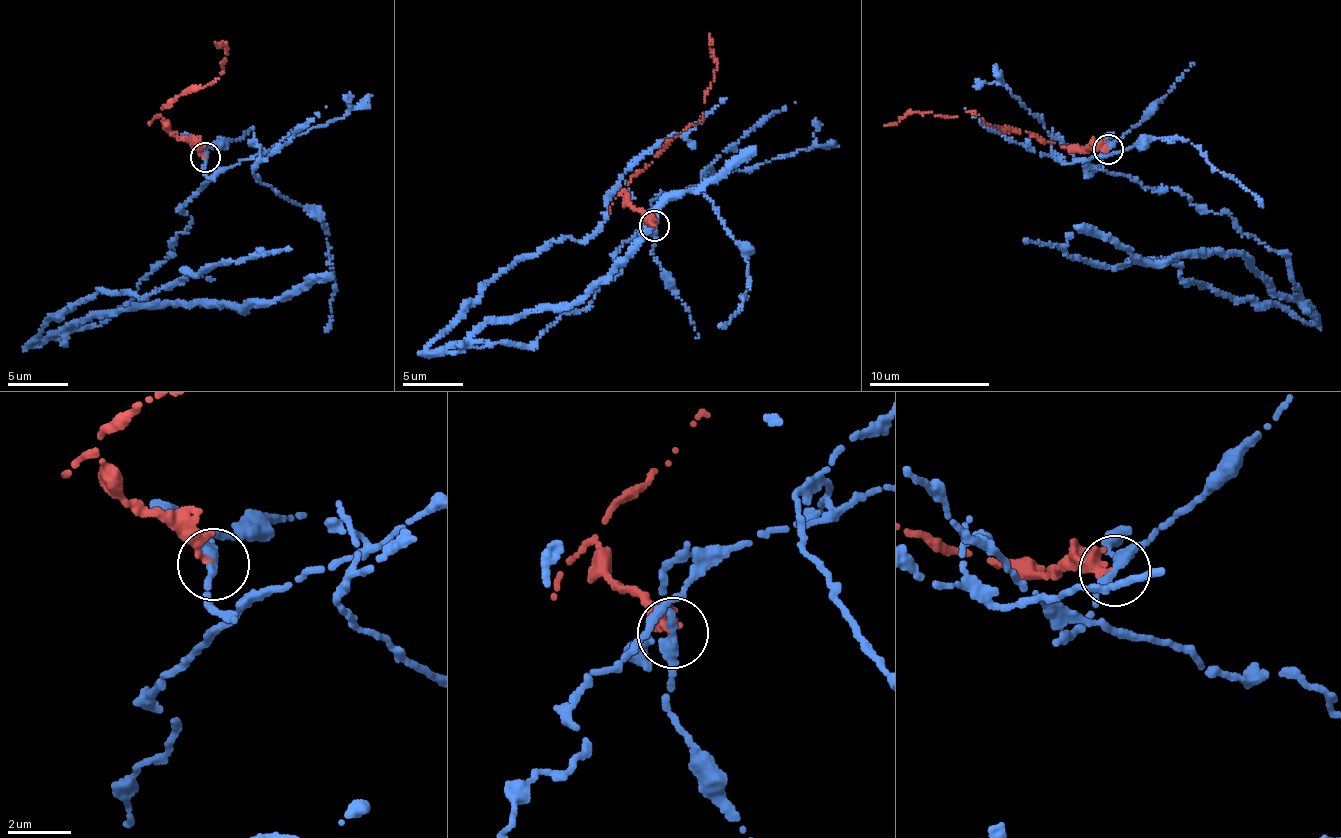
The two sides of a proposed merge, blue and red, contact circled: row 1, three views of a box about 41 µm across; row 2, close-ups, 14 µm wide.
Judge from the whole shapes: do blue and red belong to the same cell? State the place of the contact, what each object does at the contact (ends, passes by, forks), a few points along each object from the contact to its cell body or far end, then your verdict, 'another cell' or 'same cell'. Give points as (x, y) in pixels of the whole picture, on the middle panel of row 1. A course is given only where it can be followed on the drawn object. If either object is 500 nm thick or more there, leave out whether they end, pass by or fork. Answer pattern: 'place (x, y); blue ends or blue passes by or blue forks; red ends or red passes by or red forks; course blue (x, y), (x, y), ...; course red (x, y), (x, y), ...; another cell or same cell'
place (654, 226); blue passes by; red ends; course blue (655, 225), (658, 198), (622, 272), (534, 343), (428, 347), (515, 260), (587, 240), (619, 179), (726, 98); course red (655, 225), (631, 205), (624, 189), (628, 182), (689, 126), (703, 118), (705, 91), (717, 67), (709, 34); another cell

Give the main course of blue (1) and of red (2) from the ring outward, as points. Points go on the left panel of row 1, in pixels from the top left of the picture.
1: (206, 156), (216, 176), (182, 211), (175, 255), (98, 326), (30, 341), (99, 290), (138, 296), (291, 249)
2: (206, 156), (174, 135), (160, 115), (161, 108), (195, 86), (213, 83), (227, 48), (215, 42)

